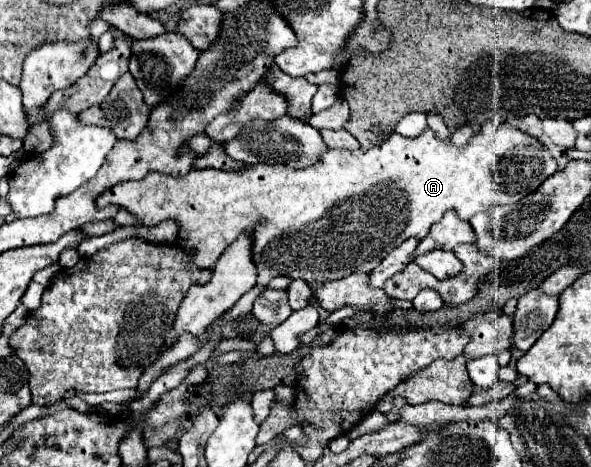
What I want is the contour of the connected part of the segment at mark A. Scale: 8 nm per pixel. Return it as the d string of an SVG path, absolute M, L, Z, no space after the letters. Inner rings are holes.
M488 120L480 132L476 132L466 148L456 148L450 138L440 142L434 138L432 130L426 128L418 138L410 140L400 134L392 134L386 142L370 148L368 152L362 150L328 150L320 162L310 168L290 168L280 164L252 164L242 166L240 170L190 170L186 176L166 176L160 172L148 172L142 180L120 182L100 194L96 206L104 208L108 204L116 204L128 210L136 218L136 226L158 226L160 222L174 220L178 224L176 246L182 250L194 250L192 262L198 268L214 268L220 254L230 246L242 232L252 232L252 260L256 262L258 270L258 284L242 296L230 312L224 314L220 322L216 322L214 334L206 344L198 348L194 356L172 364L166 374L162 374L150 390L132 402L124 414L128 416L144 416L146 408L150 408L160 394L176 388L188 372L196 366L206 362L212 352L222 342L222 328L236 320L242 314L252 310L252 302L256 296L266 288L266 284L276 276L288 276L292 280L304 280L306 284L320 284L328 280L340 280L350 272L368 272L388 250L400 246L406 238L424 238L434 222L438 222L444 212L454 210L460 220L468 220L478 212L488 210L494 204L514 204L520 198L532 194L548 176L556 172L558 164L548 154L546 146L540 144L536 138L506 126L498 124L496 120Z

